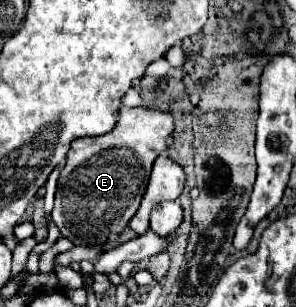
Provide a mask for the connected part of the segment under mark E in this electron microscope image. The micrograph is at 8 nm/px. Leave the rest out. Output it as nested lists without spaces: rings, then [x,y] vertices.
[[[122,107],[116,127],[102,137],[76,139],[58,179],[52,221],[76,245],[104,245],[118,237],[140,207],[154,159],[168,147],[174,117],[156,107]]]

